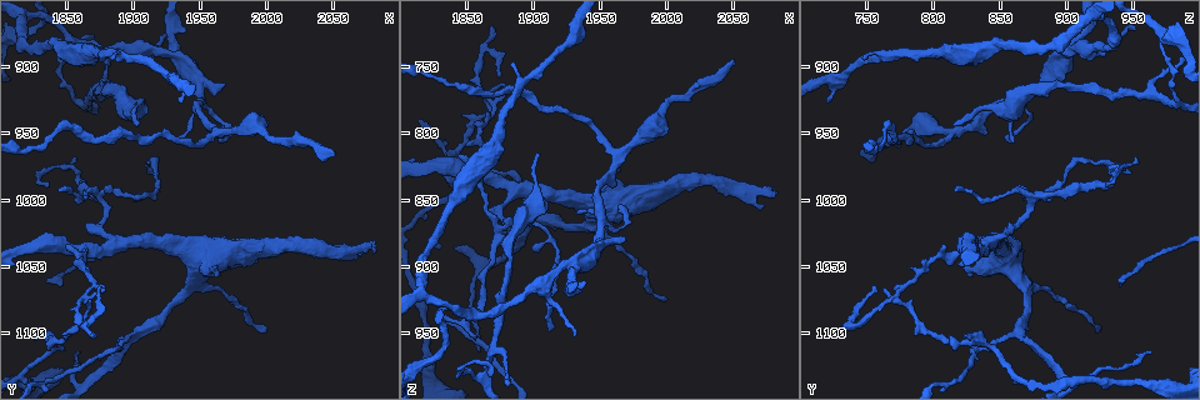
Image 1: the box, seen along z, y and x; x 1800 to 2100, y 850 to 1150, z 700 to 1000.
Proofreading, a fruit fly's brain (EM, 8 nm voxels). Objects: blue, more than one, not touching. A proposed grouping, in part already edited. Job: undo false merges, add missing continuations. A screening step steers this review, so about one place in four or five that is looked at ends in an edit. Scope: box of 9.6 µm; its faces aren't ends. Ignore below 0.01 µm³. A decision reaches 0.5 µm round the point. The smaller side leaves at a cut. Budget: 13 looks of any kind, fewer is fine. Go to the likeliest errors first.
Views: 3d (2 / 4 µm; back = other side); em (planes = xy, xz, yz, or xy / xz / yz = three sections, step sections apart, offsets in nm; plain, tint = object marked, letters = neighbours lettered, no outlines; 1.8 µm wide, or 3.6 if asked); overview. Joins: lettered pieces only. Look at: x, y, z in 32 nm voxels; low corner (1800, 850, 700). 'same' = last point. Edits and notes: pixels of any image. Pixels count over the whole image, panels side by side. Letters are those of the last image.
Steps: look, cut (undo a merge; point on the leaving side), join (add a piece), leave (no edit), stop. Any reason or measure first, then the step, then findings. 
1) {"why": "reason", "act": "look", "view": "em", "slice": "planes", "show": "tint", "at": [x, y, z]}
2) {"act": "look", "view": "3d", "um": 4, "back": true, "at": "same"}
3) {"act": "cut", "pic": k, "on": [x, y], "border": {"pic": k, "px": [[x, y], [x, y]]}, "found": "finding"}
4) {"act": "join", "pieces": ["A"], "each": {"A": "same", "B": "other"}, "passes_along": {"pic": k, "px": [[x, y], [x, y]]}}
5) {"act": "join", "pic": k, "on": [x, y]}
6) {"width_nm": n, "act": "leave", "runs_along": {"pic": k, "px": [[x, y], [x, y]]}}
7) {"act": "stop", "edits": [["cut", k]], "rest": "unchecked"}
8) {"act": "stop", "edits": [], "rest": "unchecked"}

{"why": "two arms in line, one across", "act": "look", "view": "3d", "um": 4, "at": [1864, 1074, 772]}

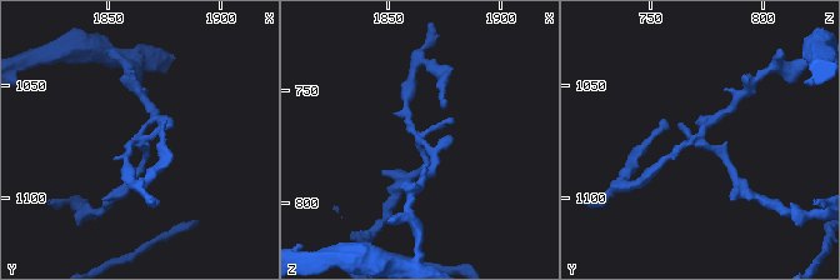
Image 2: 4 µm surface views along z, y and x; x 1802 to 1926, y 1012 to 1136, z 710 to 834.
{"act": "look", "view": "em", "slice": "planes", "show": "letters", "at": [1864, 1075, 772]}

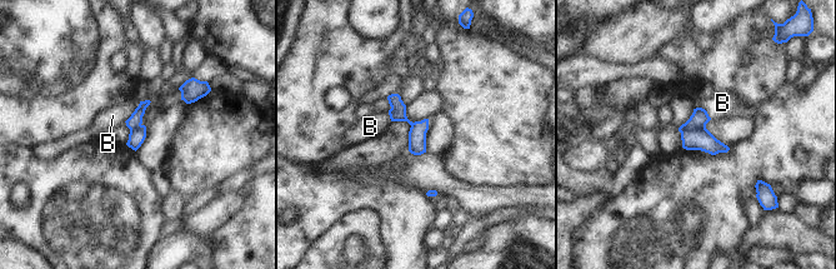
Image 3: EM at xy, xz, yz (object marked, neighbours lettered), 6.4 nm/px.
{"width_nm": 110, "longest_contact_nm": ["B", 170], "act": "cut", "pic": 3, "on": [692, 139], "each": {"B": "other"}, "found": "two neurons meet here"}

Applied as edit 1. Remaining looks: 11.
{"why": "see it whole again", "act": "look", "view": "overview"}

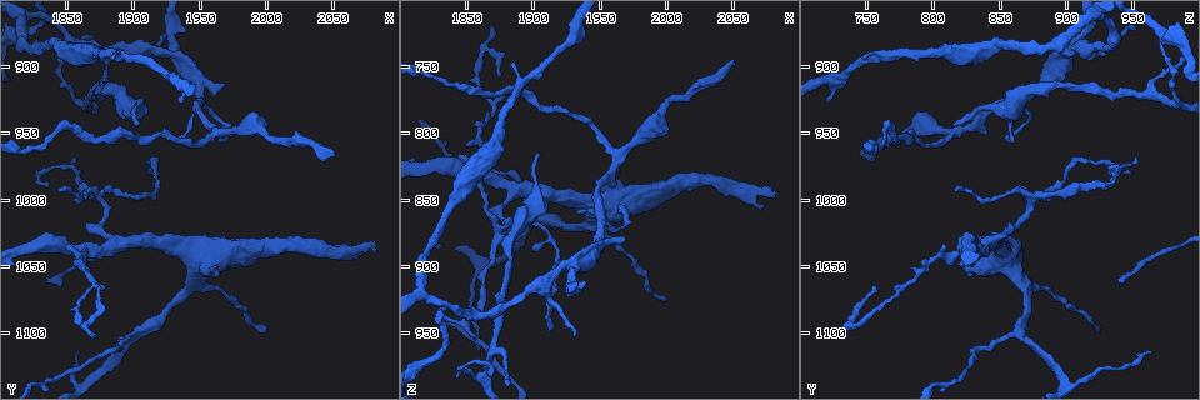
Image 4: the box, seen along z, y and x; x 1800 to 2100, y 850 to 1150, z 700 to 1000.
{"why": "branch stops here", "act": "look", "view": "3d", "um": 4, "at": [1964, 1050, 824]}

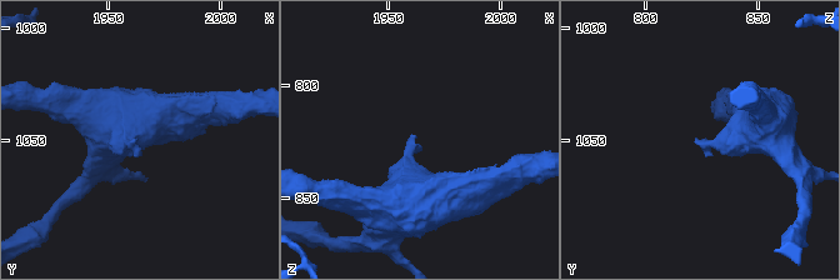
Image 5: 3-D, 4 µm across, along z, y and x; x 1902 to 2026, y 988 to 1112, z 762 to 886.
{"act": "look", "view": "em", "slice": "planes", "show": "tint", "at": [1962, 1051, 823]}

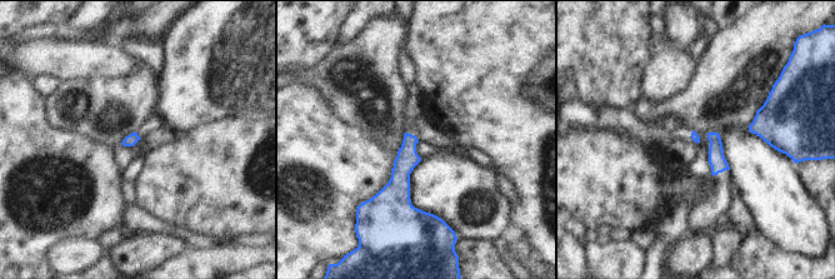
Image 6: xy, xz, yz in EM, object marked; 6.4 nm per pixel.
{"why": "what lies round it", "act": "look", "view": "em", "slice": "planes", "show": "letters", "at": "same"}

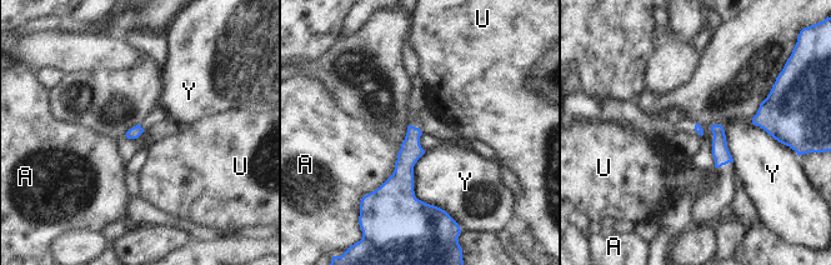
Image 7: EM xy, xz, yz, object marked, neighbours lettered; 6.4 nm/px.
{"act": "leave", "each": {"A": "other", "U": "other", "Y": "other"}, "border": {"pic": 7, "px": [[424, 150], [414, 194], [449, 215]]}, "found": "none of them fits"}

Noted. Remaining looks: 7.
{"why": "free end", "act": "look", "view": "em", "slice": "xy", "step": 16, "show": "letters", "at": [2050, 970, 744]}

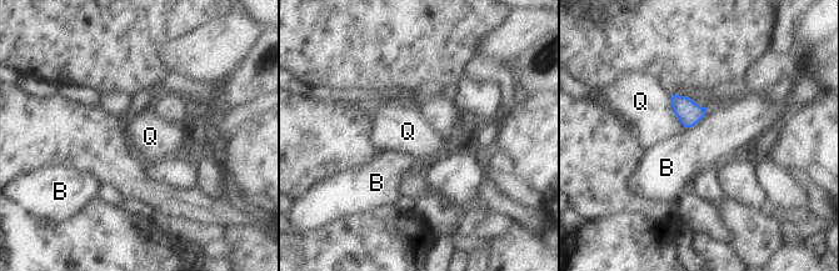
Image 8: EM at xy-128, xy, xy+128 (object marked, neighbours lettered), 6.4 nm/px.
{"act": "leave", "each": {"B": "other", "Q": "other"}, "border": {"pic": 8, "px": [[673, 111], [685, 128]]}, "found": "none of them fits"}

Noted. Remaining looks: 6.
{"why": "tapers out", "act": "look", "view": "3d", "um": 4, "at": [1932, 870, 952]}

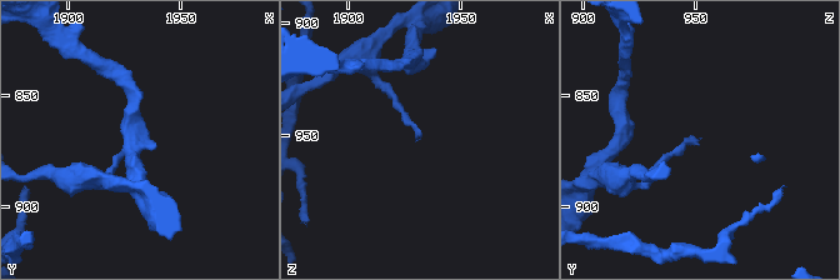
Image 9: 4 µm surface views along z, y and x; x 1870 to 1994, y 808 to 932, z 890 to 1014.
{"act": "look", "view": "em", "slice": "planes", "show": "letters", "at": [1932, 870, 950]}

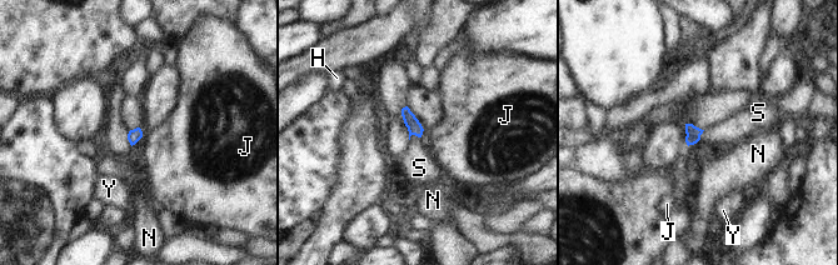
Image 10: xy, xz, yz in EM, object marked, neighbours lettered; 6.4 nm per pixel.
{"longest_contact_nm": ["S", 80], "act": "join", "pieces": ["S"], "each": {"H": "other", "J": "other", "N": "other", "S": "same", "Y": "other"}, "passes_along": {"pic": 10, "px": [[414, 128], [413, 134], [419, 168]]}, "found": "the neuron continues"}

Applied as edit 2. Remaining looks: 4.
{"act": "stop", "edits": [["cut", 3], ["join", 10]], "rest": "unchecked"}

